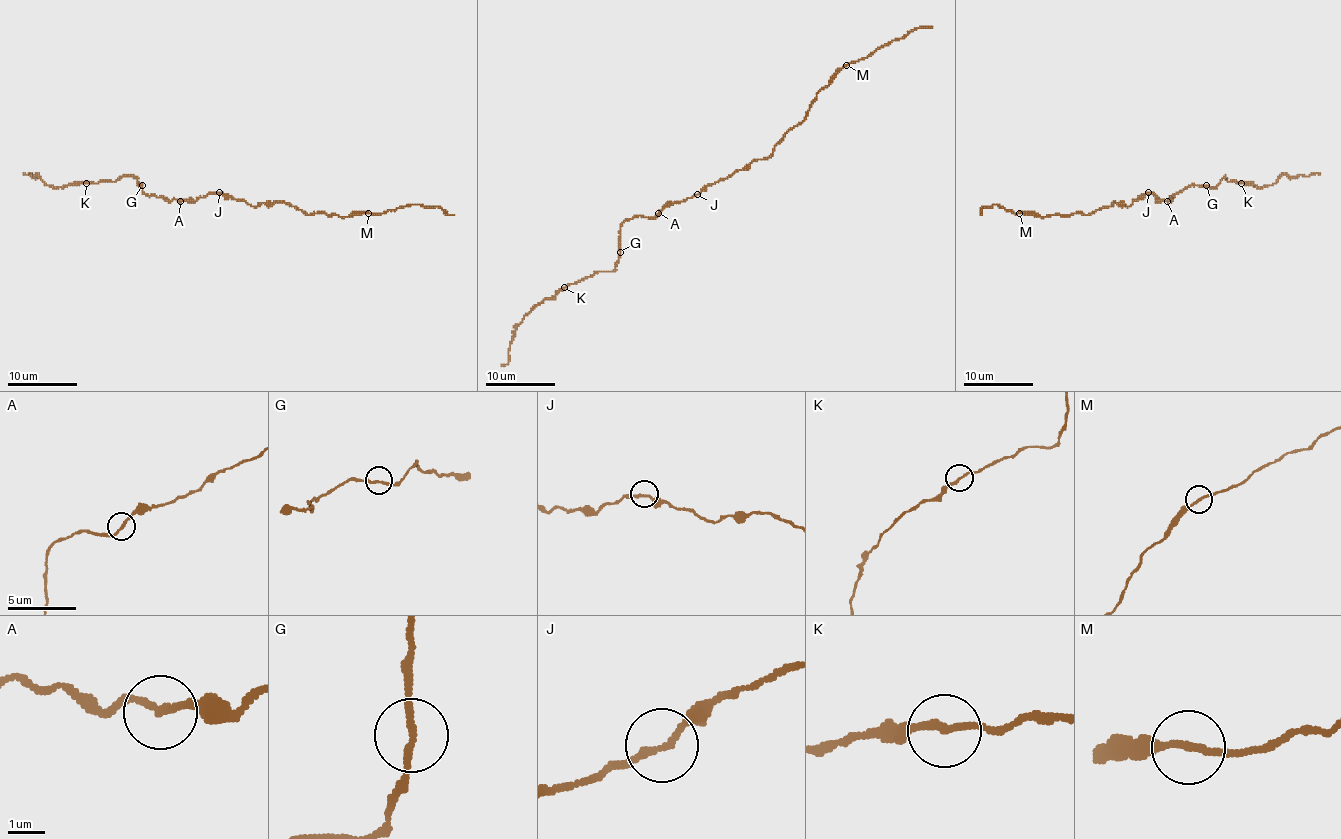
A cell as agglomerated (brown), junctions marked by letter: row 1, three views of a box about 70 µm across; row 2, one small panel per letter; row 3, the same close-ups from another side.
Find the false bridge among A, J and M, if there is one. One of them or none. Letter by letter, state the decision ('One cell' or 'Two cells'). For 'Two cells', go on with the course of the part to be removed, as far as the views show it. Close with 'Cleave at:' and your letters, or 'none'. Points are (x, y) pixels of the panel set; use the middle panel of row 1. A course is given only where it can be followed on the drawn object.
A: One cell
J: One cell
M: One cell
Cleave at: none

